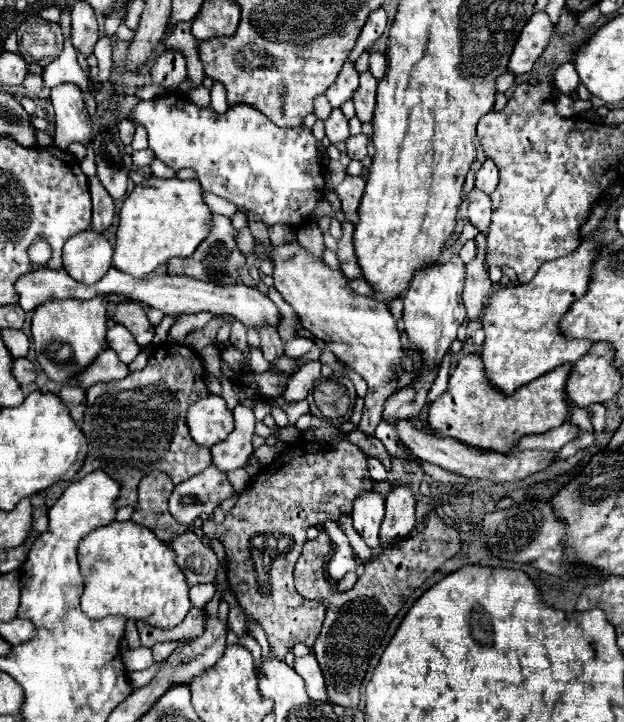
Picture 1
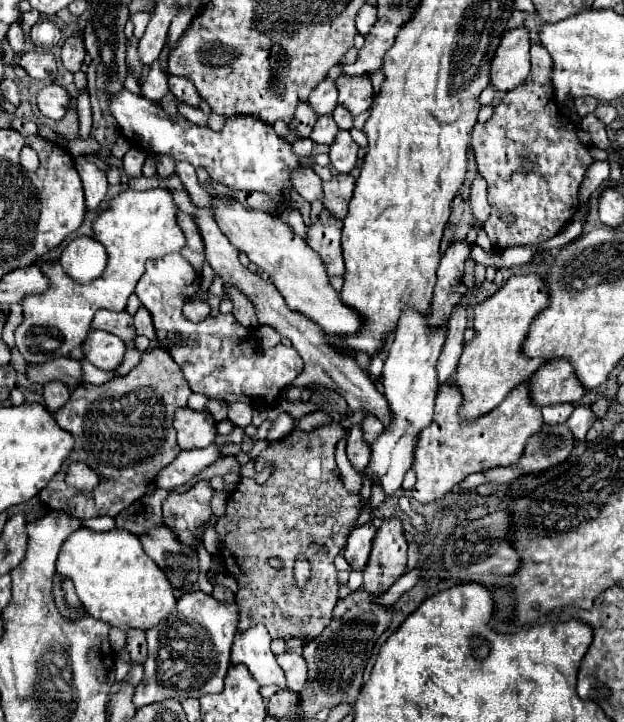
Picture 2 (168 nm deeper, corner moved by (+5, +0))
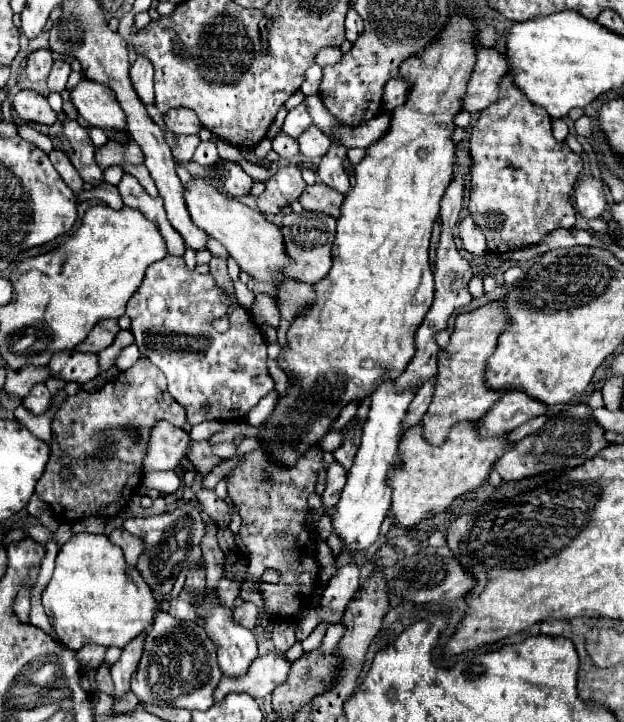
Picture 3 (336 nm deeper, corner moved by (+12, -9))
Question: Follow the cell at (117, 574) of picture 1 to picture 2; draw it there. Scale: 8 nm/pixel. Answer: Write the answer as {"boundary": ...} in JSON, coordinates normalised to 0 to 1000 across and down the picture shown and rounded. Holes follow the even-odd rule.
{"boundary":[[[130,730],[117,735],[101,752],[88,783],[85,827],[98,852],[107,855],[111,841],[104,841],[101,813],[95,810],[101,799],[117,805],[127,835],[143,855],[168,860],[194,874],[236,874],[248,868],[264,852],[271,852],[284,835],[277,813],[268,807],[261,791],[236,771],[229,758],[223,755],[220,741],[197,733],[146,735],[139,730]]]}

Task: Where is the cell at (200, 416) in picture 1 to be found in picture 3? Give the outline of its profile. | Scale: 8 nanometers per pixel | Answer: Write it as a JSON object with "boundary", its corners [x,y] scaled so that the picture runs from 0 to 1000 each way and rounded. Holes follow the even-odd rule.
{"boundary":[[[260,582],[244,593],[237,629],[231,634],[231,654],[282,651],[298,634],[304,604],[298,596]]]}

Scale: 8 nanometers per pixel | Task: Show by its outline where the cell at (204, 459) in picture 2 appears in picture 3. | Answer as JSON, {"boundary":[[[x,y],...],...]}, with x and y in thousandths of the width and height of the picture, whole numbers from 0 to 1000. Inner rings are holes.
{"boundary":[[[237,654],[231,657],[231,673],[253,681],[282,681],[288,673],[288,662],[282,654]]]}

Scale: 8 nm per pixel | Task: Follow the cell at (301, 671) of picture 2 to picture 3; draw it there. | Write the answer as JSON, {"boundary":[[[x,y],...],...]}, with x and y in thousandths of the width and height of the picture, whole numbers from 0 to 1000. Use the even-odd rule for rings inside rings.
{"boundary":[[[426,906],[404,917],[401,928],[388,939],[362,939],[356,936],[346,958],[343,972],[353,972],[369,958],[391,958],[401,961],[410,970],[423,970],[439,958],[442,950],[455,947],[455,939],[462,939],[465,917],[449,906]]]}

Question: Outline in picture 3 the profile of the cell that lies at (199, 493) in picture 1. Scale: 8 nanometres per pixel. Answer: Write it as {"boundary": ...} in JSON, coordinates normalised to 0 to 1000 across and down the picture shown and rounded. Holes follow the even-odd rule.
{"boundary":[[[298,698],[295,704],[282,704],[276,709],[263,709],[253,715],[237,717],[202,717],[199,734],[231,748],[231,767],[224,770],[218,787],[224,789],[228,801],[237,806],[237,812],[263,825],[276,817],[282,801],[288,792],[301,787],[317,787],[327,781],[321,748],[327,745],[327,720],[321,715],[321,706],[308,698]]]}

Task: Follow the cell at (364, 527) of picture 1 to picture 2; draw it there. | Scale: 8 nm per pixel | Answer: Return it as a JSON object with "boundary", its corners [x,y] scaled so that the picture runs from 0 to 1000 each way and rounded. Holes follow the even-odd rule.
{"boundary":[[[595,724],[579,727],[579,730],[572,730],[572,733],[566,733],[559,738],[550,771],[556,774],[556,780],[563,783],[563,788],[579,791],[588,783],[598,744],[601,744],[601,730]]]}

